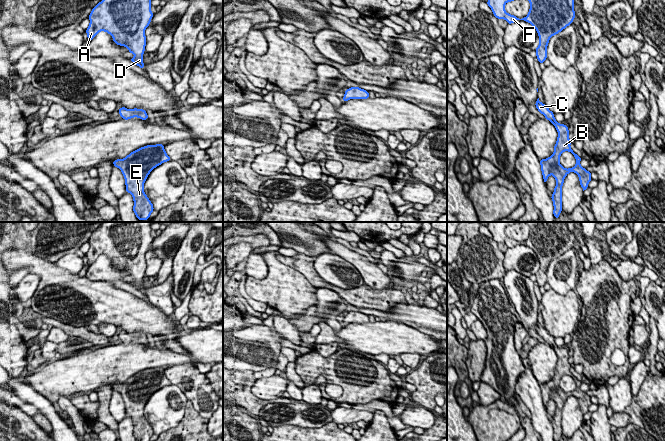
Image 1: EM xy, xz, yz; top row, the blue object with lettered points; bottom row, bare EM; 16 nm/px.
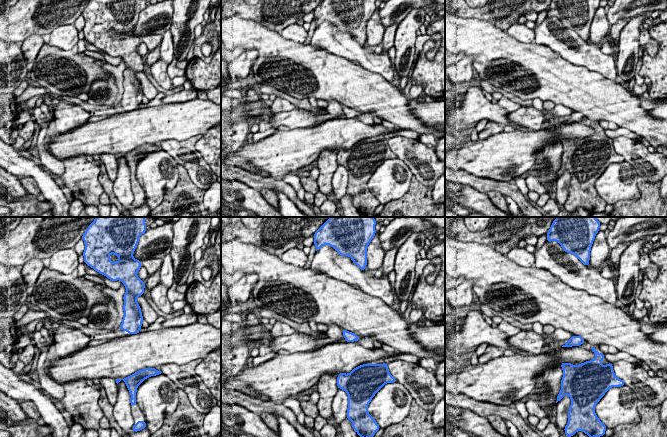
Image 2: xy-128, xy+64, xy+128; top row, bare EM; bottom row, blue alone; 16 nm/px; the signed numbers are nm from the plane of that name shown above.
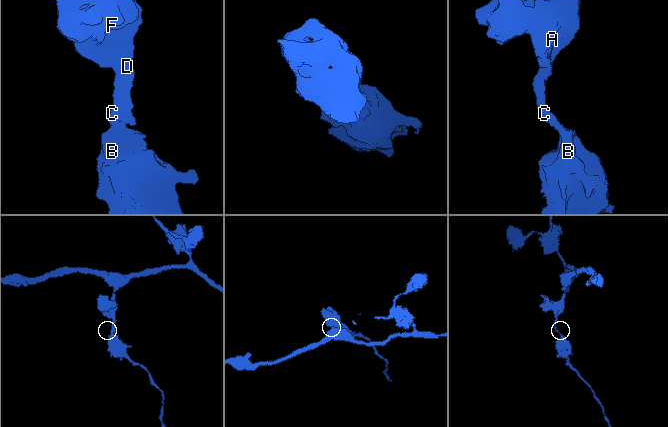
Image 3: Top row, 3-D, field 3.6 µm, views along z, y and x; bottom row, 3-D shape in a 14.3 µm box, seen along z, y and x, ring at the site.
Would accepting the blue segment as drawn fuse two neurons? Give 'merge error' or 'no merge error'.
no merge error

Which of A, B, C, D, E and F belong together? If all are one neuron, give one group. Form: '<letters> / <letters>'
A B C D E F

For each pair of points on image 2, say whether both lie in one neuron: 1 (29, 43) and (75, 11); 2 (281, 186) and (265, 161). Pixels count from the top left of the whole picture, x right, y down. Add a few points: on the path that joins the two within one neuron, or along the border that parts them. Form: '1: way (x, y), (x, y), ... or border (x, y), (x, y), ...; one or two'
1: border (42, 35), (30, 34), (20, 44); two
2: border (271, 176), (274, 178); two

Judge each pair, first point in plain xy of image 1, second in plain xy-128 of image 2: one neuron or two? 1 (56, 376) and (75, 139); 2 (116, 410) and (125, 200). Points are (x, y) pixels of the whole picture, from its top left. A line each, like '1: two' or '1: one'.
1: one
2: two

